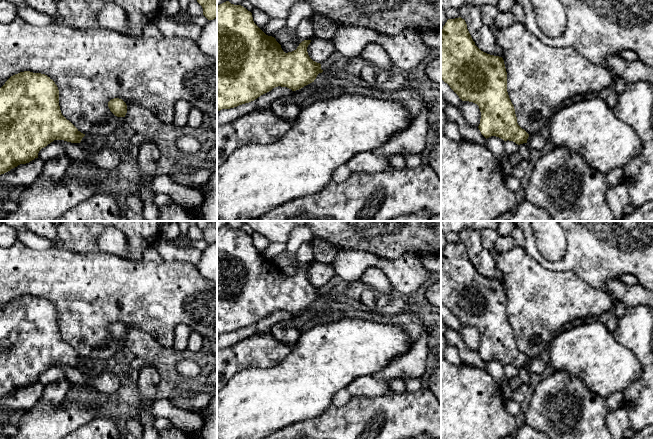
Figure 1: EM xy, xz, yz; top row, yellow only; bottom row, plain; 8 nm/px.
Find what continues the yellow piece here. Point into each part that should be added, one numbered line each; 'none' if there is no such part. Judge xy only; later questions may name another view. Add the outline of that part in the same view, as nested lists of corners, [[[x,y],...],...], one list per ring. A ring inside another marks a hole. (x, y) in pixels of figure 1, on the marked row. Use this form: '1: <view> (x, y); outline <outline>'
none

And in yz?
none

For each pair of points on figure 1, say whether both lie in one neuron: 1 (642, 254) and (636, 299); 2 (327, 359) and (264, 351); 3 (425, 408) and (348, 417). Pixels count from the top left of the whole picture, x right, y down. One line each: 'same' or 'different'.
1: different
2: different
3: same

